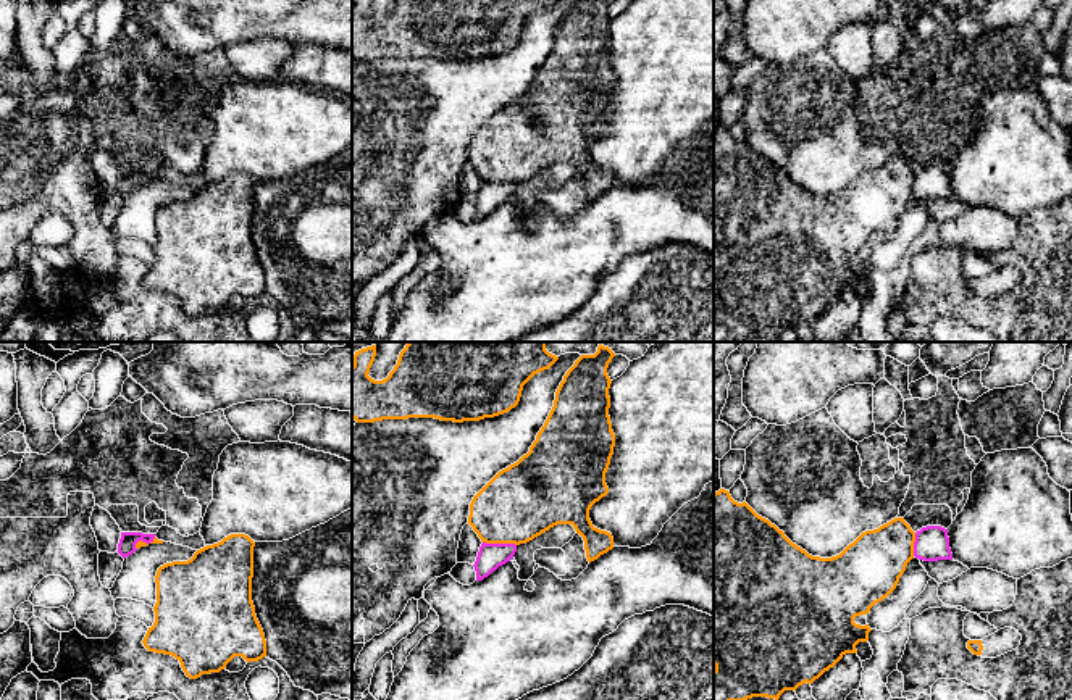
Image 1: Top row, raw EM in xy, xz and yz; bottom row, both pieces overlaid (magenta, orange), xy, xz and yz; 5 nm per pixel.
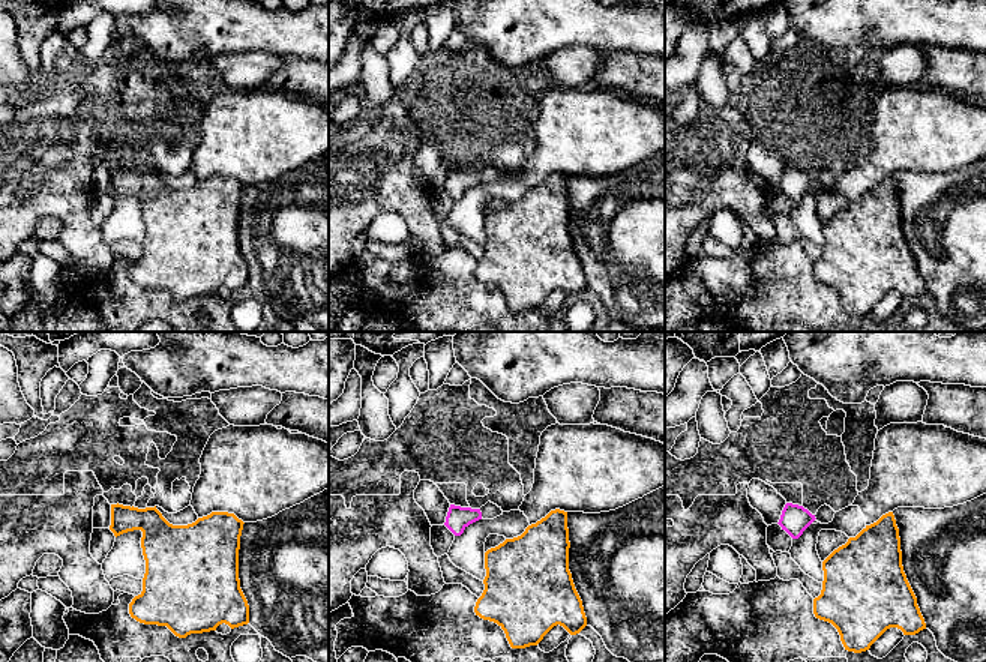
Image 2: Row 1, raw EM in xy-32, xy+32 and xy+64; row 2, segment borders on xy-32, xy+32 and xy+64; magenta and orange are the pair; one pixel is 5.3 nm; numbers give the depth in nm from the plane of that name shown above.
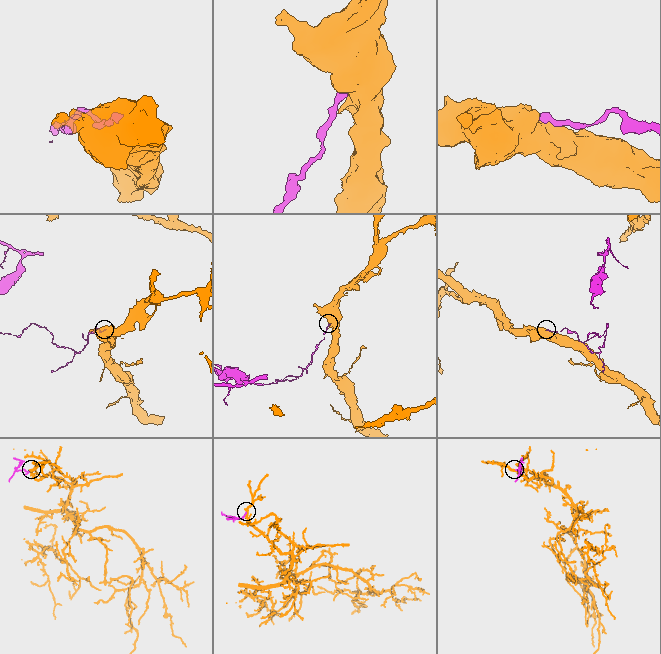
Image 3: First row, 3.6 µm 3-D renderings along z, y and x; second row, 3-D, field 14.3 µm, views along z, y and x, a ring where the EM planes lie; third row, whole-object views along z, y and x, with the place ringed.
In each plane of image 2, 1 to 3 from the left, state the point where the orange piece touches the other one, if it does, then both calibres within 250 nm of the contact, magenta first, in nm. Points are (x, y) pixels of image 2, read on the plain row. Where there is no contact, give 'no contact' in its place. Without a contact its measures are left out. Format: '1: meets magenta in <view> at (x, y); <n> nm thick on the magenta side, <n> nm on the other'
1: no contact
2: no contact
3: no contact

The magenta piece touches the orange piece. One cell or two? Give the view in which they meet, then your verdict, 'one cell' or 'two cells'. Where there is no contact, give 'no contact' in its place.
contact in xz; two cells

